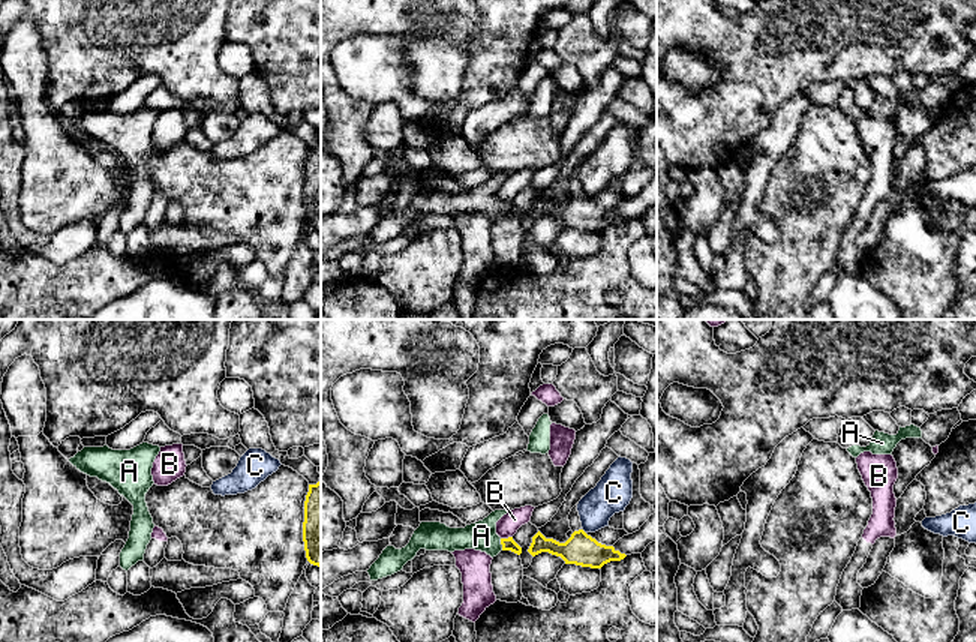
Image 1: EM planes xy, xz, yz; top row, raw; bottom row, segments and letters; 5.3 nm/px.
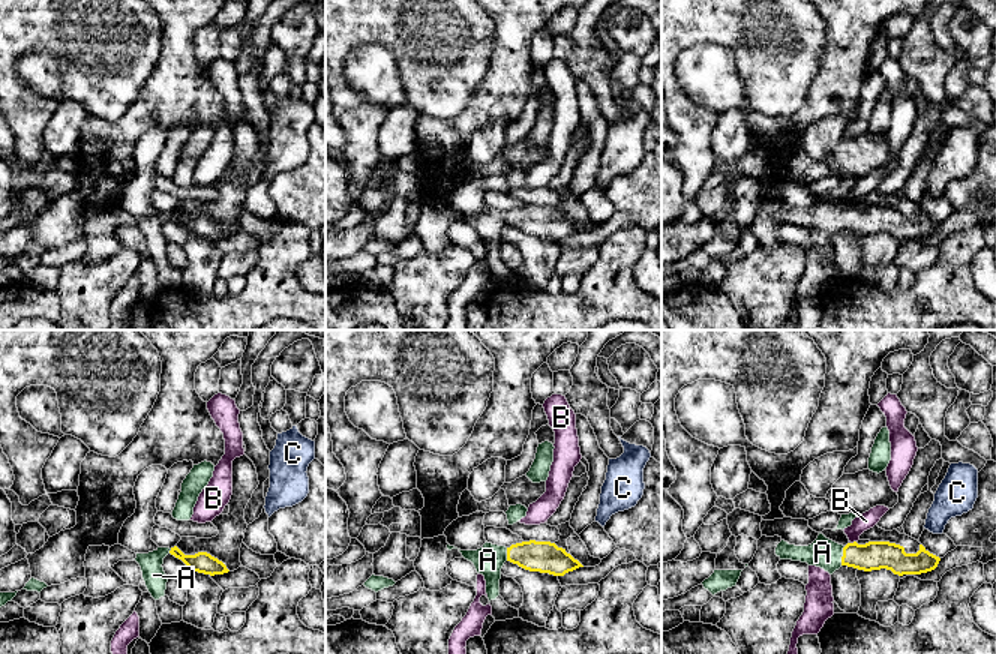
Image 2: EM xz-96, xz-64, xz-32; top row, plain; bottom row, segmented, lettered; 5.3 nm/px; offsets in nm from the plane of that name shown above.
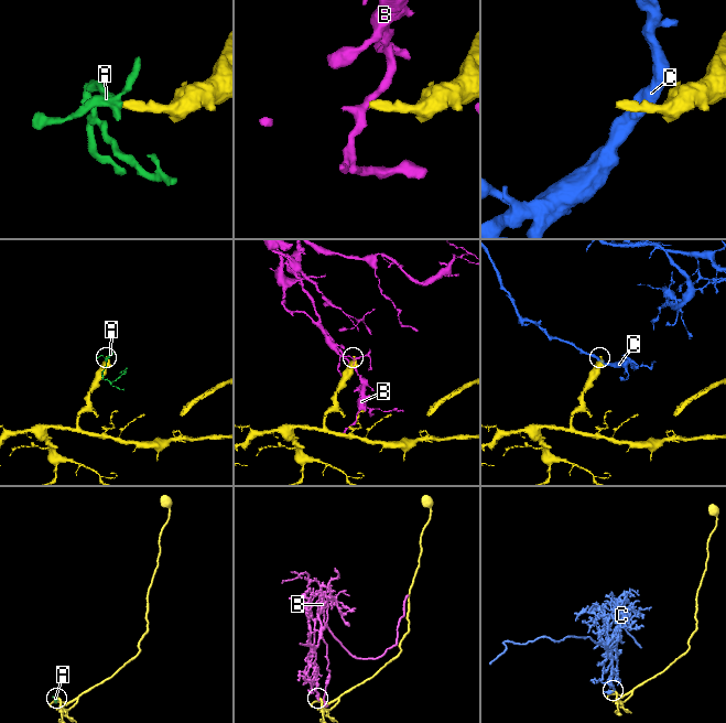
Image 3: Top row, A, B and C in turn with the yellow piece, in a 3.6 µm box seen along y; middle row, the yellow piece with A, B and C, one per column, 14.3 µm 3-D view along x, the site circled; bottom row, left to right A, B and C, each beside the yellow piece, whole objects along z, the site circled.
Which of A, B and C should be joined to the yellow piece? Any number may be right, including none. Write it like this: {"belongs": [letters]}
{"belongs": ["A"]}

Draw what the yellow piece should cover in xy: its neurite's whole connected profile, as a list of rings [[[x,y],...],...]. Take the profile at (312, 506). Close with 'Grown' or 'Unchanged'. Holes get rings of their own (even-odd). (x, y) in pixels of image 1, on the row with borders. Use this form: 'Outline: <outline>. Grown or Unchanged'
Outline: [[[321,477],[316,484],[309,484],[306,495],[303,542],[307,561],[321,567]]]. Unchanged

